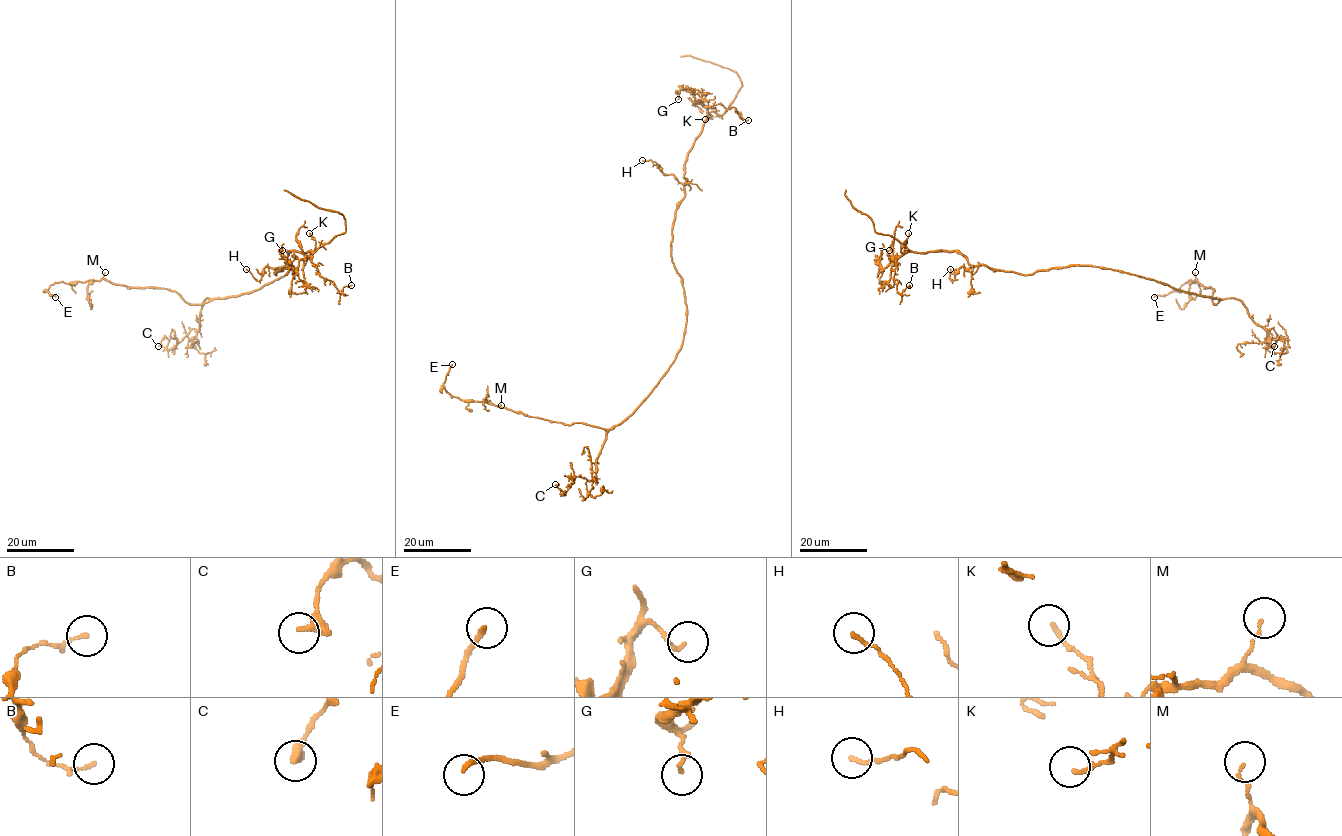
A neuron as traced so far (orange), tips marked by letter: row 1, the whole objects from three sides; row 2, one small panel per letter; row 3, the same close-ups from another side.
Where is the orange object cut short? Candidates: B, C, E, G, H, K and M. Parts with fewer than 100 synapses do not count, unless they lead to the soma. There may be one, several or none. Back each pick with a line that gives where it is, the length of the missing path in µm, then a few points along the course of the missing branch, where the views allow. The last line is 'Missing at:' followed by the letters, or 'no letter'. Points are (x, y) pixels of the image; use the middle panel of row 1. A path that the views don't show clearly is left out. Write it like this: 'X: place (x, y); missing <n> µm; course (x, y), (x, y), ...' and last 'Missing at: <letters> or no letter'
Missing at: no letter

